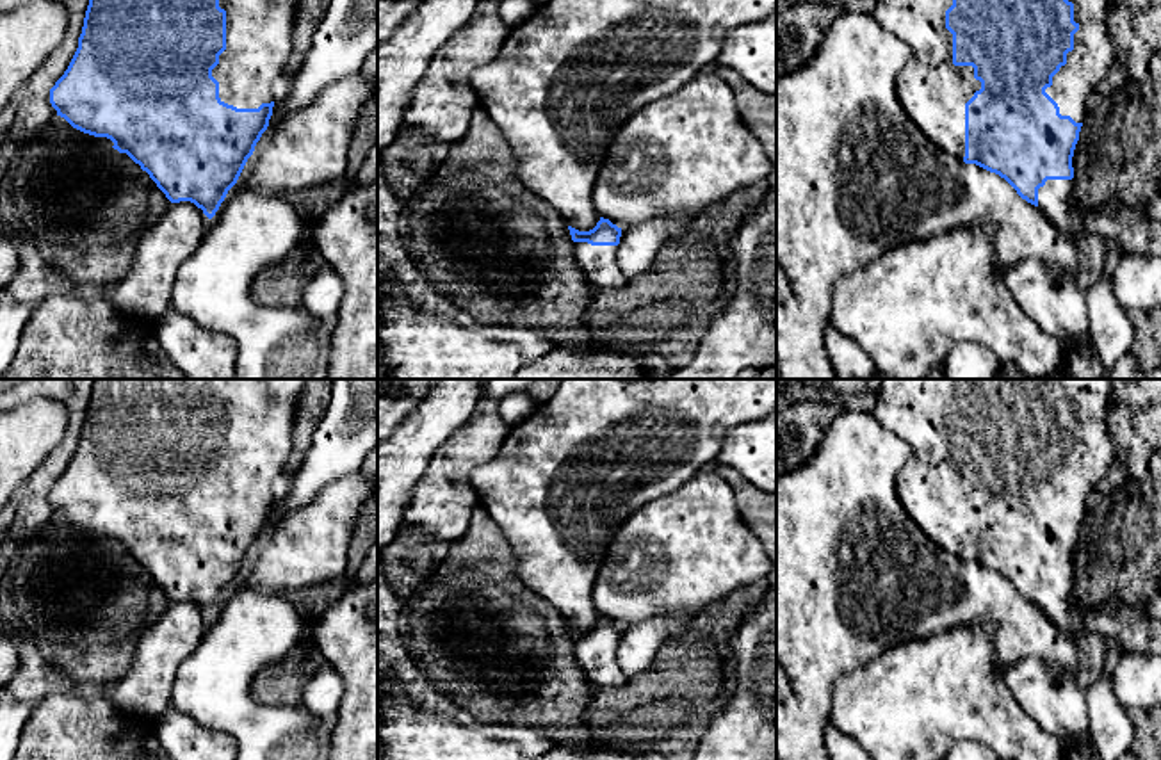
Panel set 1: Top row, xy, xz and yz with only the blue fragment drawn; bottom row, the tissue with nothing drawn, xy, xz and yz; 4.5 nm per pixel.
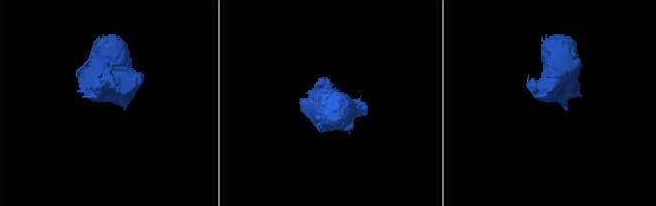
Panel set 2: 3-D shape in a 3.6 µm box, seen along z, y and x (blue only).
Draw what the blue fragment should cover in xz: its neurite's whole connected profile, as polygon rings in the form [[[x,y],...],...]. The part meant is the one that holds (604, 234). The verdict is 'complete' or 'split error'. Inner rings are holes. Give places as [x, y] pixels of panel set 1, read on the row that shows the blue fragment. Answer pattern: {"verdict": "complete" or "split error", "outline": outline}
{"verdict": "split error", "outline": [[[600,217],[589,231],[579,231],[572,226],[568,230],[573,240],[575,262],[591,287],[620,288],[627,283],[625,274],[616,263],[621,228]]]}

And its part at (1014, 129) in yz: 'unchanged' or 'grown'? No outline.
grown

